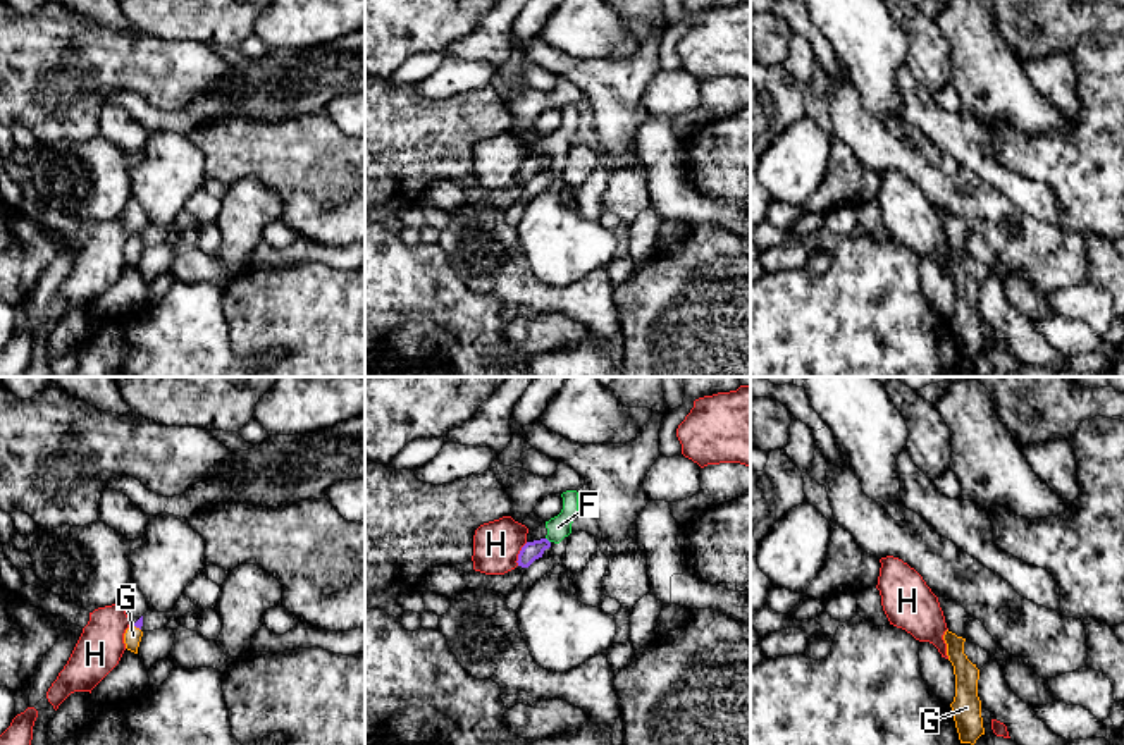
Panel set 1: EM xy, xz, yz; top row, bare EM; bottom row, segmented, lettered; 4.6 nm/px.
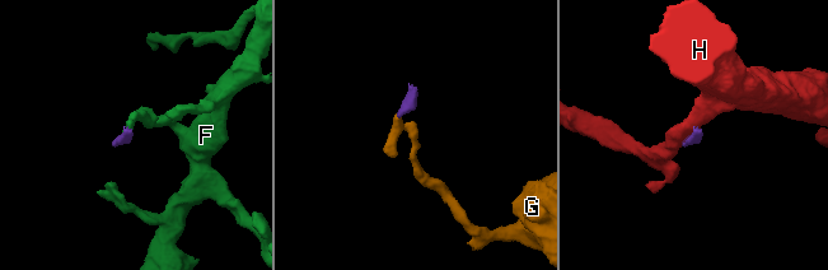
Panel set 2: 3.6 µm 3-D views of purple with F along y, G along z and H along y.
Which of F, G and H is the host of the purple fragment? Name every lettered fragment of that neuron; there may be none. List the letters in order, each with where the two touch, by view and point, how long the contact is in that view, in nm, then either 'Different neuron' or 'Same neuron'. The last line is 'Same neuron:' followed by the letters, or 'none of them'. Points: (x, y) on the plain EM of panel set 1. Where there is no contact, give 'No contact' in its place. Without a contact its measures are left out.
F: Touches purple at xz (548, 155). Shared border 40 nm. Different neuron
G: Touches purple at xy (136, 241). Shared border 50 nm. Same neuron
H: Touches purple at xz (518, 169). Shared border 120 nm. Different neuron
Same neuron: G

